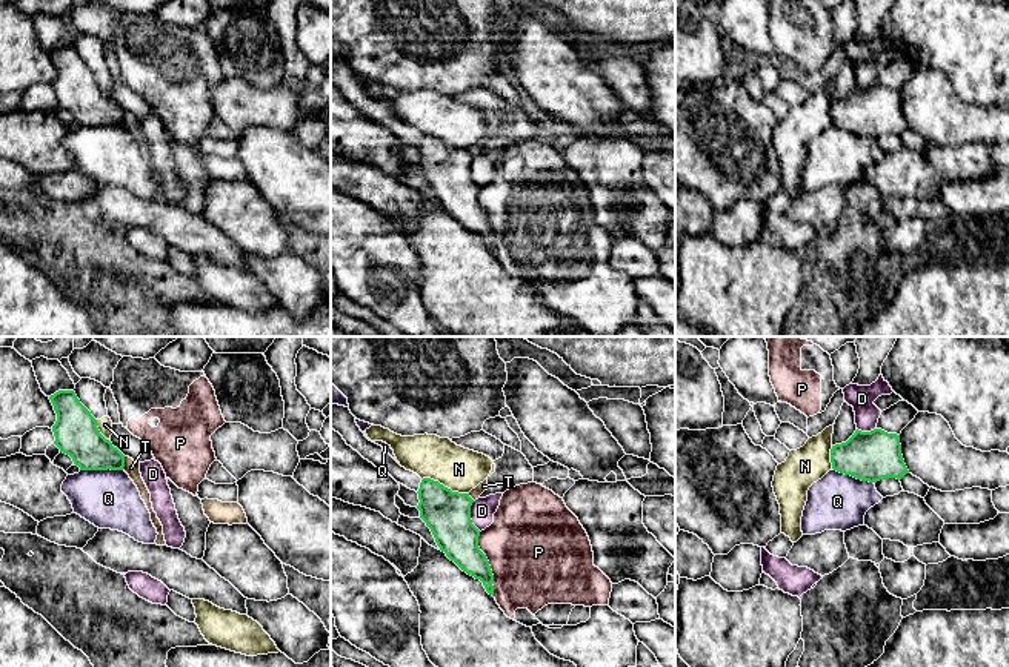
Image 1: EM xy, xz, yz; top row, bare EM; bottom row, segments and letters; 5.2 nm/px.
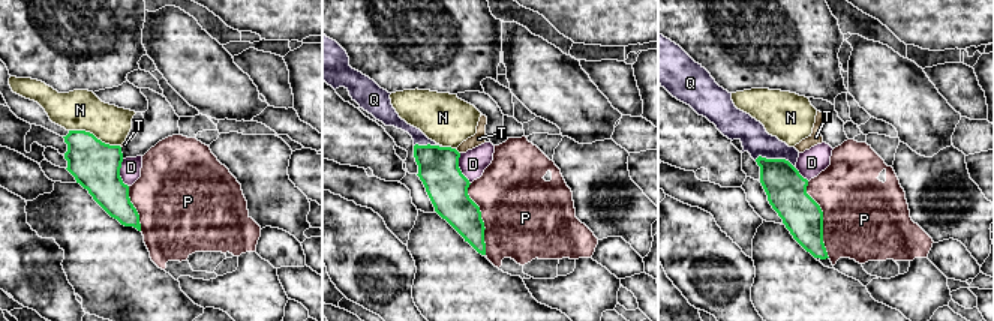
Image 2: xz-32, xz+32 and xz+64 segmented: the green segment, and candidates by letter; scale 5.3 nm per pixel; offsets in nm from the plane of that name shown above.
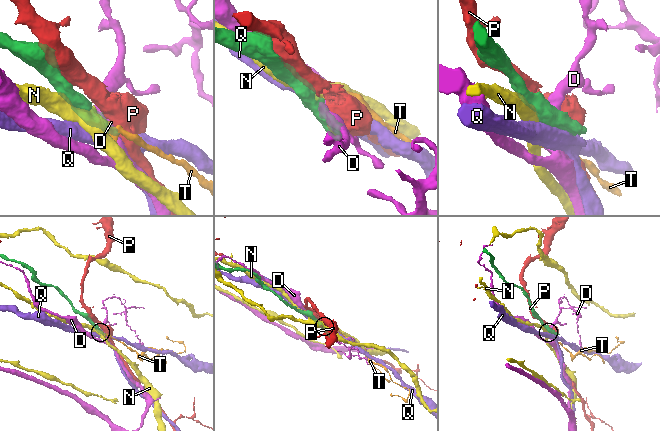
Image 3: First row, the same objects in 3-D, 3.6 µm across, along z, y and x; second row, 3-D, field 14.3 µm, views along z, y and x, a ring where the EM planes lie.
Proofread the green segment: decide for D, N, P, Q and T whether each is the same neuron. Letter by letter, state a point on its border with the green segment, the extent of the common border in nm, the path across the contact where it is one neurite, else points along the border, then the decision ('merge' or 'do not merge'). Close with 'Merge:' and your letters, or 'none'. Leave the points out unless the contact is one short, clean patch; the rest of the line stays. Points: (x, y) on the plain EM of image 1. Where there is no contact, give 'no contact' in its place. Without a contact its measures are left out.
D: contact xz (469, 172); length 170 nm; border xz (472, 157), (471, 177), (480, 186); do not merge
N: contact xz (443, 142); length 260 nm; do not merge
P: contact xz (488, 220); length 340 nm; do not merge
Q: contact xy (100, 125); length 220 nm; do not merge
T: contact xy (123, 119); length 70 nm; border xy (125, 112), (122, 125); do not merge
Merge: none

